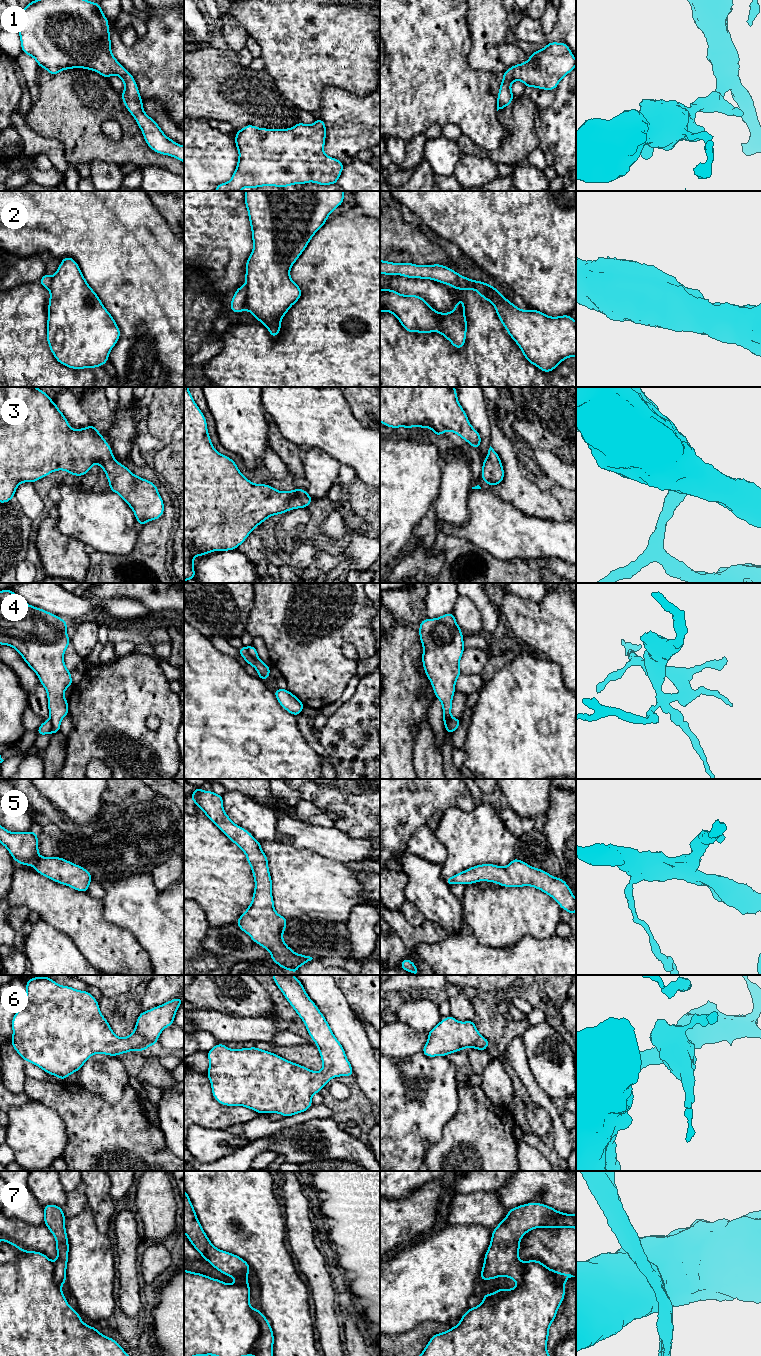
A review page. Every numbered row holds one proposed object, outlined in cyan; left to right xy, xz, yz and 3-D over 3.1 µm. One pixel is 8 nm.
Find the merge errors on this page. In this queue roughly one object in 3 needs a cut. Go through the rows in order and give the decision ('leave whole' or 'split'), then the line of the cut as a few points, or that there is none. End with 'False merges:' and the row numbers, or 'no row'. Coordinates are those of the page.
1: leave whole; no cut
2: leave whole; no cut
3: leave whole; no cut
4: split; cut in xz along (246, 647), (249, 654), (257, 660)
5: leave whole; no cut
6: leave whole; no cut
7: split; cut in xz along (252, 1309), (260, 1327), (260, 1336), (254, 1345), (253, 1354)
False merges: 4, 7

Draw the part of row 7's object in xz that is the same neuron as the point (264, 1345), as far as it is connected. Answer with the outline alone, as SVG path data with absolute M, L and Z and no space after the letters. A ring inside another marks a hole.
M253 1309L253 1314L261 1327L261 1334L254 1345L254 1356L273 1356L274 1335L270 1323L261 1313L261 1310Z

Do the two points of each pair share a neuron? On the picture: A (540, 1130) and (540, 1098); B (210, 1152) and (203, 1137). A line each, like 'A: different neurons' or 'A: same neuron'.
A: different neurons
B: same neuron

